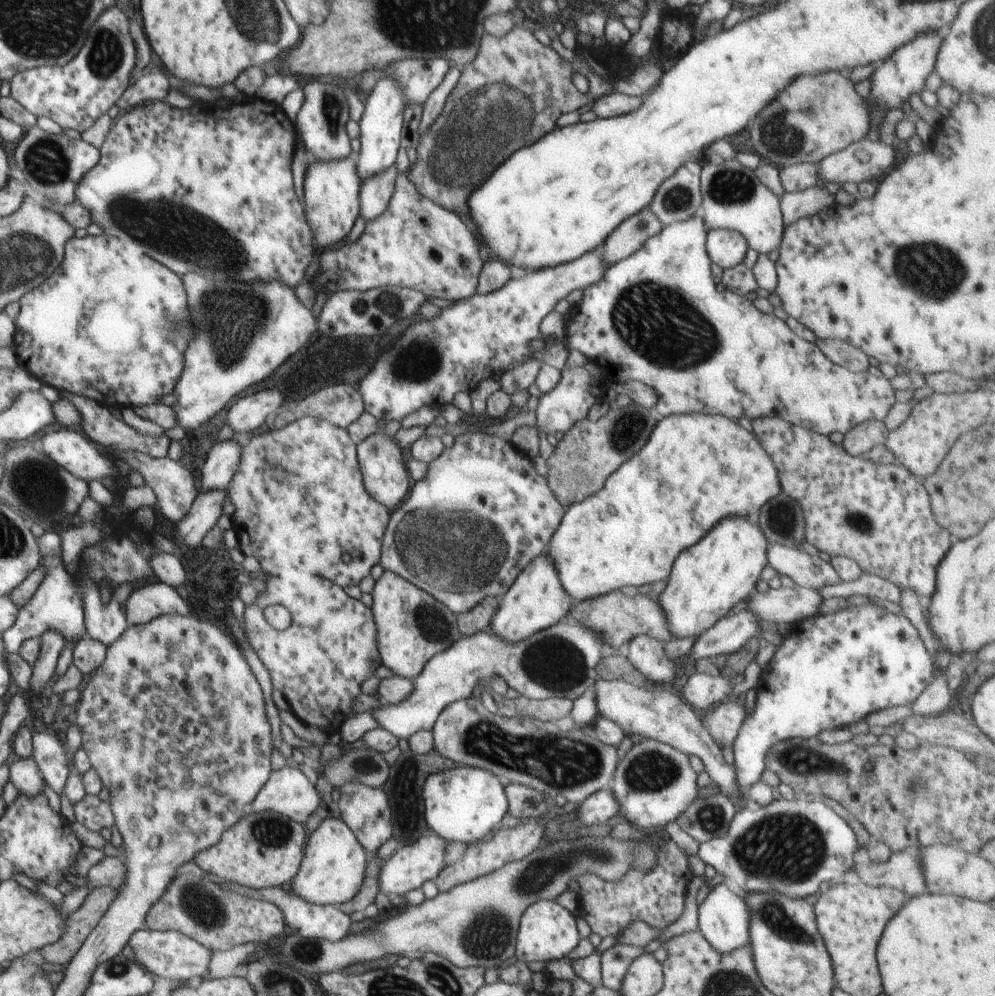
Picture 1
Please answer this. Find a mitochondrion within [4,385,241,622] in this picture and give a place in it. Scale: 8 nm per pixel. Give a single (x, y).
(37, 486)

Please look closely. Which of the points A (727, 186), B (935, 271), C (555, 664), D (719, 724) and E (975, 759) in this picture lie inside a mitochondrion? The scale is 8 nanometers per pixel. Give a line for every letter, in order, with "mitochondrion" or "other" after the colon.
A: mitochondrion
B: mitochondrion
C: mitochondrion
D: other
E: other

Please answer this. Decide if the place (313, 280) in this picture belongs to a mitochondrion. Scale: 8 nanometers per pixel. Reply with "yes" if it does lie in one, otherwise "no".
no

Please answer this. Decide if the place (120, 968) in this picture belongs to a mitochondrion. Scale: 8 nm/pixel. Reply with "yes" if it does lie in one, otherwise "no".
yes

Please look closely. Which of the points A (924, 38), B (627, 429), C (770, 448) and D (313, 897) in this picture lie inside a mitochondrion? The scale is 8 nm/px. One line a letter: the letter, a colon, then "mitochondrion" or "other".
A: other
B: mitochondrion
C: other
D: other

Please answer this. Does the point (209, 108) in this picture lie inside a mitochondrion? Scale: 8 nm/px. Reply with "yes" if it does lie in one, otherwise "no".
no

